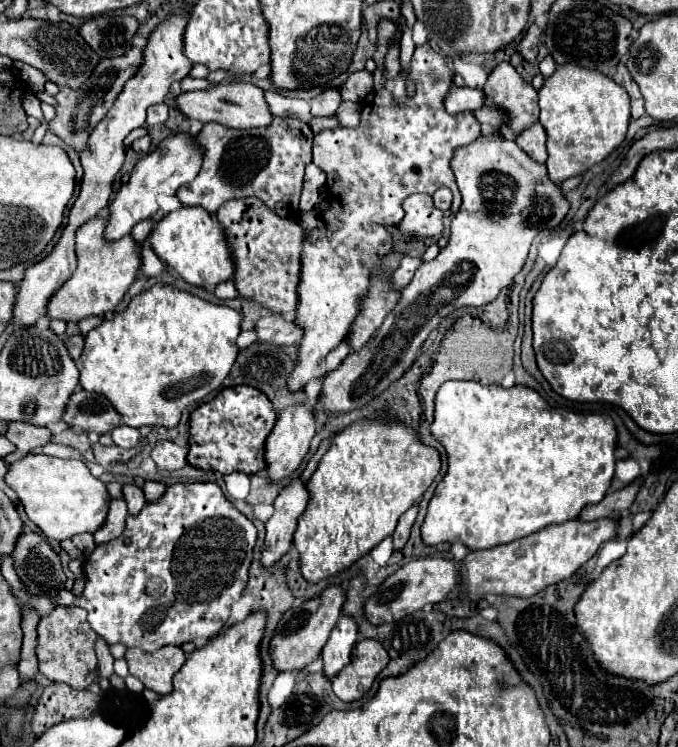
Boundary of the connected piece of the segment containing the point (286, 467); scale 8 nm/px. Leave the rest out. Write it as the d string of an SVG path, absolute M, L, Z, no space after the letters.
M297 404L297 406L289 406L289 408L281 410L279 416L277 416L275 428L271 430L271 434L265 440L267 478L271 482L281 482L289 474L293 474L299 468L299 464L303 462L313 436L315 436L315 418L313 418L311 408L307 408L303 404Z

